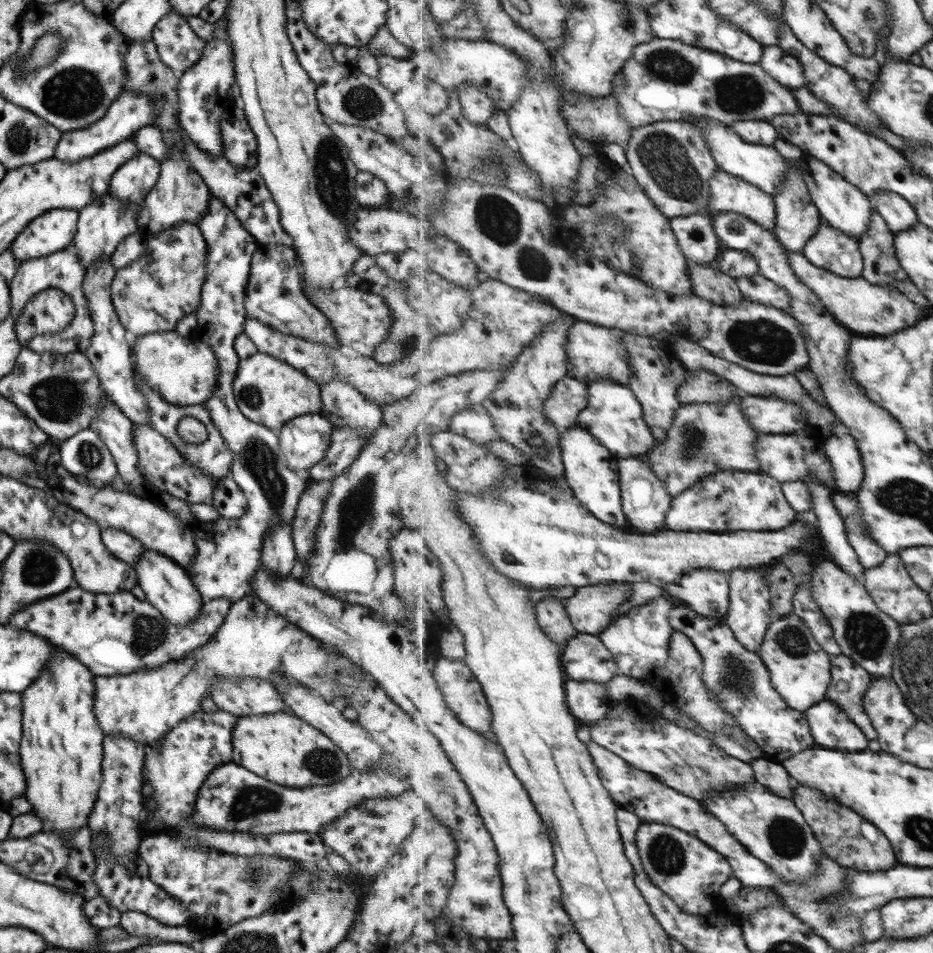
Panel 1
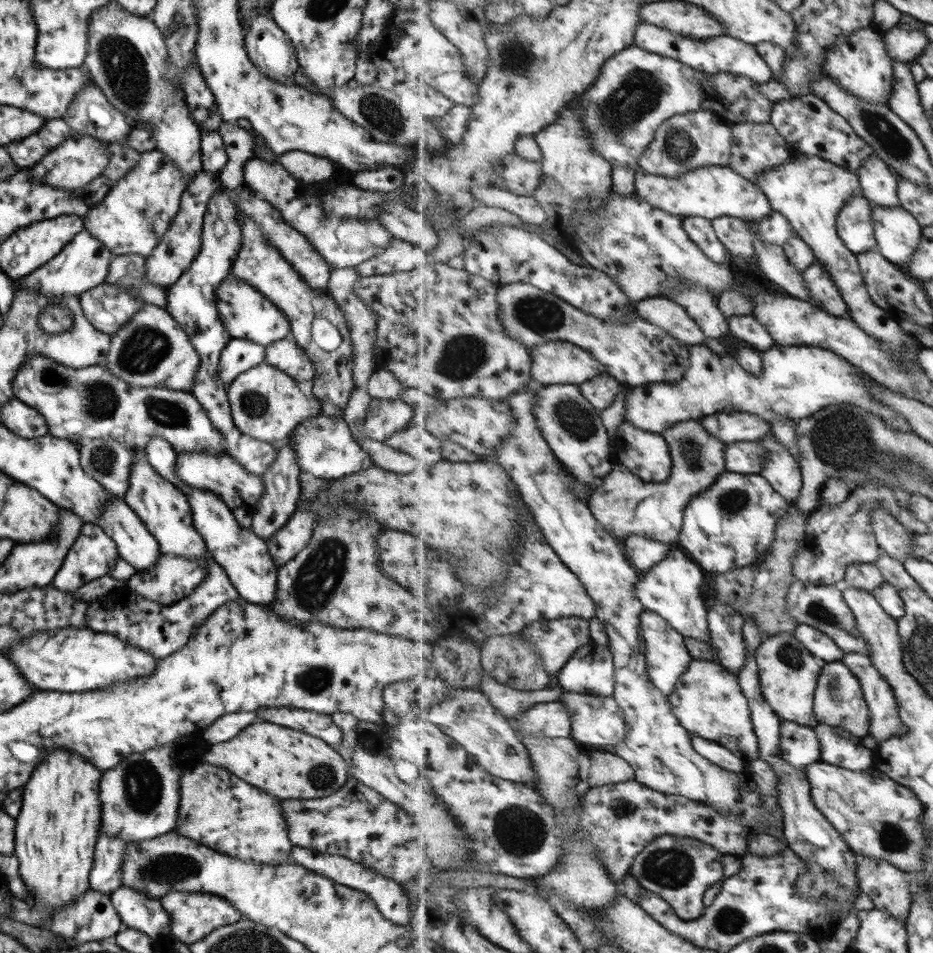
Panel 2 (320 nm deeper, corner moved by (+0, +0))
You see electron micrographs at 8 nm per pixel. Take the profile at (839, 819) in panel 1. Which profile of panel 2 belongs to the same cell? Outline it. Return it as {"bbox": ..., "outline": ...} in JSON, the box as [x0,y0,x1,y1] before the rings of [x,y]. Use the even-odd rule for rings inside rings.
{"bbox":[857,854,912,920],"outline":[[[857,854],[857,862],[858,885],[872,899],[874,908],[908,920],[912,909],[908,873],[884,860],[879,862],[862,854]]]}

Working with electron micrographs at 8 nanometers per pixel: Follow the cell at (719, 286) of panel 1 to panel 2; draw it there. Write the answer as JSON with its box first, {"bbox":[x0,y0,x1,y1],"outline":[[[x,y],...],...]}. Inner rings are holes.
{"bbox":[728,316,776,353],"outline":[[[732,316],[728,319],[733,336],[746,341],[750,346],[763,353],[776,345],[776,340],[768,329],[755,316]]]}

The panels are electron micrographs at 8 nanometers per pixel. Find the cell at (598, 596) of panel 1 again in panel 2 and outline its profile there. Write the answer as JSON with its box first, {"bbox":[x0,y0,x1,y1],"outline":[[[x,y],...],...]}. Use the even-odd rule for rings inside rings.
{"bbox":[521,617,592,676],"outline":[[[565,617],[531,623],[521,634],[534,645],[549,674],[557,676],[578,648],[592,643],[587,618]]]}

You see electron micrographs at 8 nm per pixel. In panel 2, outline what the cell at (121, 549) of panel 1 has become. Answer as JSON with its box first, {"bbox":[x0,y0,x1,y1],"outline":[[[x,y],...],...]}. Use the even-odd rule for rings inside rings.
{"bbox":[50,523,117,593],"outline":[[[84,523],[81,525],[79,537],[69,547],[65,558],[63,558],[62,567],[53,576],[50,584],[53,588],[64,593],[73,593],[76,588],[82,584],[96,579],[97,577],[108,575],[109,570],[117,562],[116,544],[106,536],[96,524]]]}

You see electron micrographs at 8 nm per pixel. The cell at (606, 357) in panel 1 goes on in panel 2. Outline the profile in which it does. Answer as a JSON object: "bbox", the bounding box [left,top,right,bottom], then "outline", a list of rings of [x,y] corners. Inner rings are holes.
{"bbox":[532,341,607,385],"outline":[[[551,341],[534,347],[532,378],[543,385],[580,385],[607,372],[593,353],[565,341]]]}

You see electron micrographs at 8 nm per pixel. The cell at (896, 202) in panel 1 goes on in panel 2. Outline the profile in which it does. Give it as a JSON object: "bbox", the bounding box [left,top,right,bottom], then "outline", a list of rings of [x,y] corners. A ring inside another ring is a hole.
{"bbox":[860,153,901,207],"outline":[[[875,153],[872,158],[861,167],[860,182],[865,196],[875,205],[894,207],[901,205],[898,195],[898,178],[890,168]]]}

